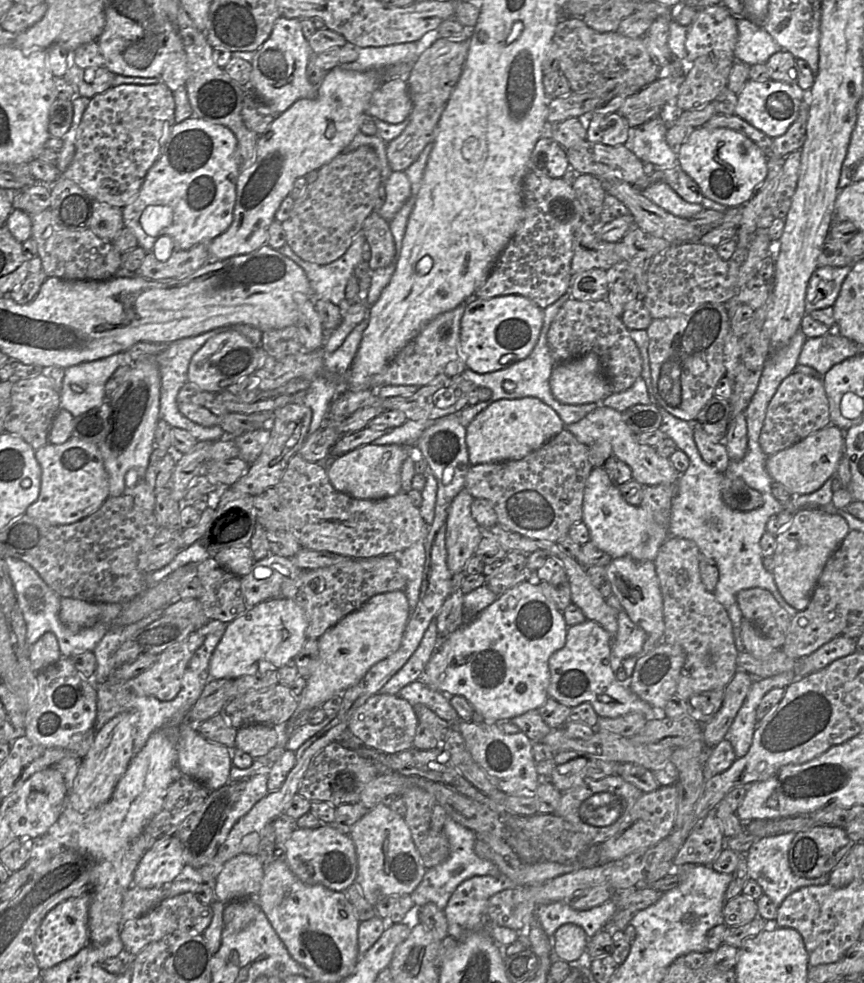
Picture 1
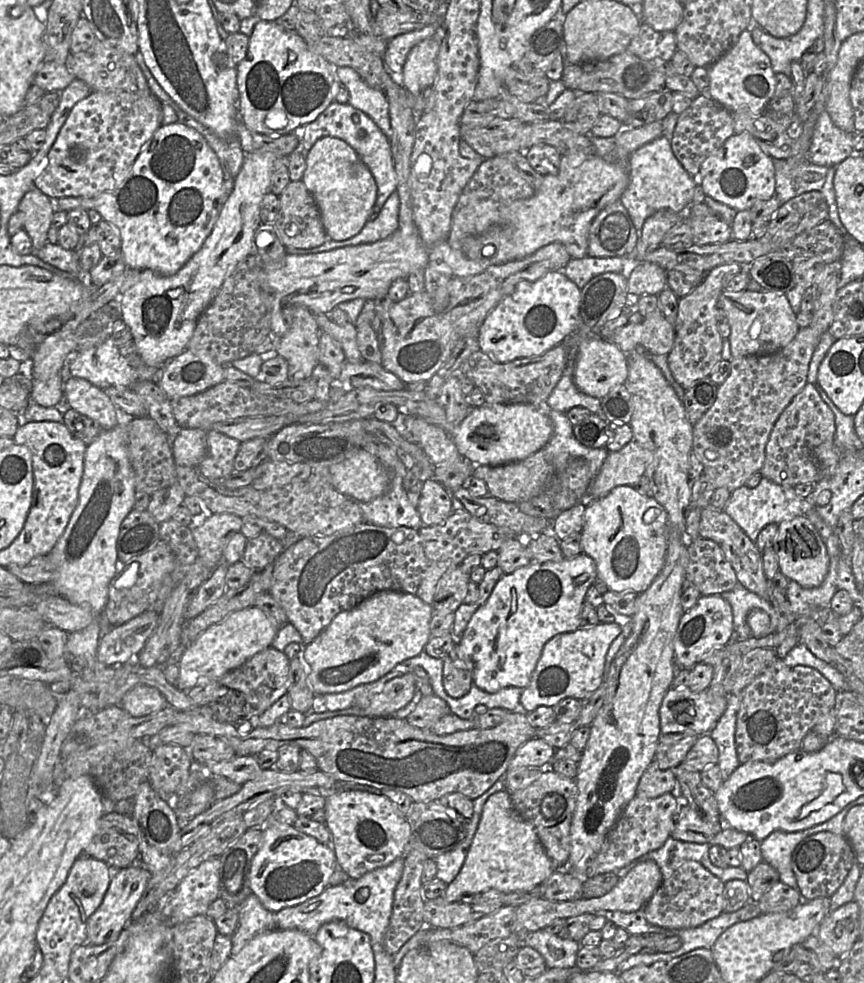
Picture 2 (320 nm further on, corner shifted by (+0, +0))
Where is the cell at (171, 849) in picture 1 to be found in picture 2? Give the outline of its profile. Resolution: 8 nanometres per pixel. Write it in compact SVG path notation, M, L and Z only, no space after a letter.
M140 863L118 868L99 908L87 922L87 939L84 944L101 945L116 940L124 930L133 911L142 899L149 884L151 873Z

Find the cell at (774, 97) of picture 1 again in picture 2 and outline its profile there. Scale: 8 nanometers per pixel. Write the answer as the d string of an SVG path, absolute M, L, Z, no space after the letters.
M748 29L742 31L736 43L707 69L710 79L707 95L710 98L731 112L748 112L754 116L764 114L775 91L775 72L769 57L753 42Z

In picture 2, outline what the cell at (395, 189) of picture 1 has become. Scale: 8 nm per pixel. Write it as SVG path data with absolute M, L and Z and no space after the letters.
M395 191L385 202L377 219L374 221L368 220L363 229L354 237L343 241L335 241L328 238L324 244L311 249L286 247L286 252L293 255L315 254L346 246L374 243L383 240L399 228L399 206L400 199L398 192Z

